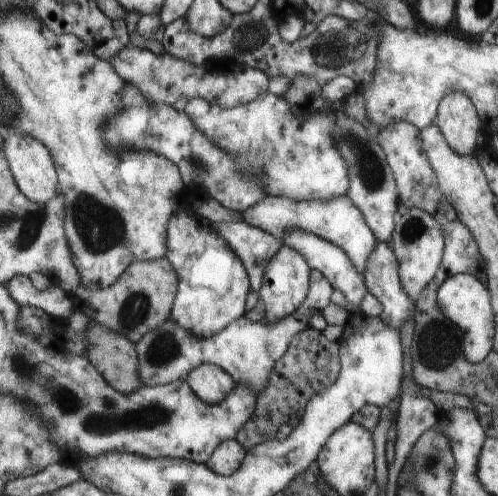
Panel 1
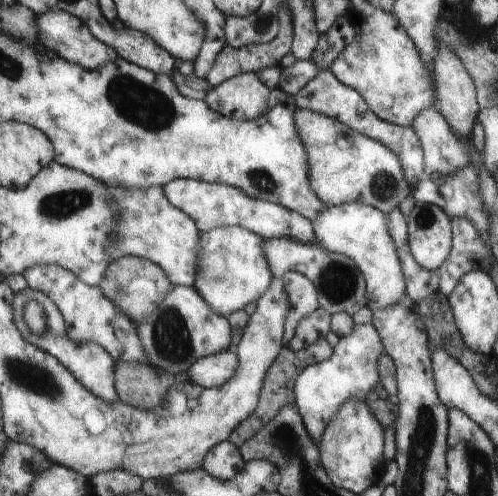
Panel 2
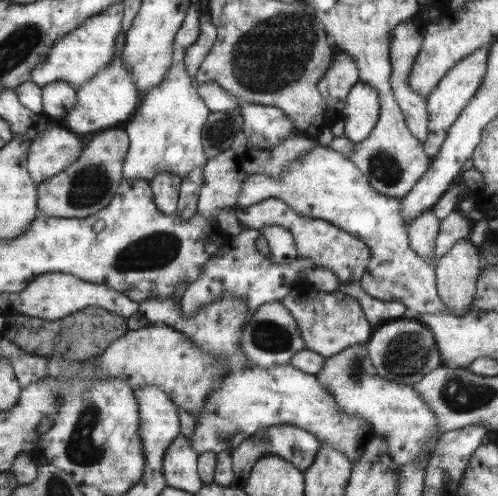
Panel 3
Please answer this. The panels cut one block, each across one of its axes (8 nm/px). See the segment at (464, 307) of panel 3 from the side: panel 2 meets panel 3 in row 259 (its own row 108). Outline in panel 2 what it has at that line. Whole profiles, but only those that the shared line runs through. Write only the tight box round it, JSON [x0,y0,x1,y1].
[433,48,481,138]

